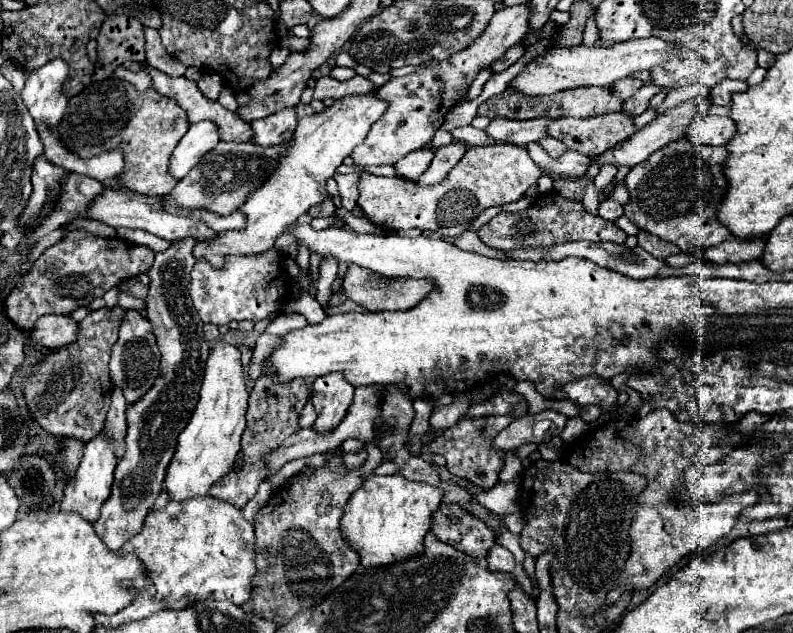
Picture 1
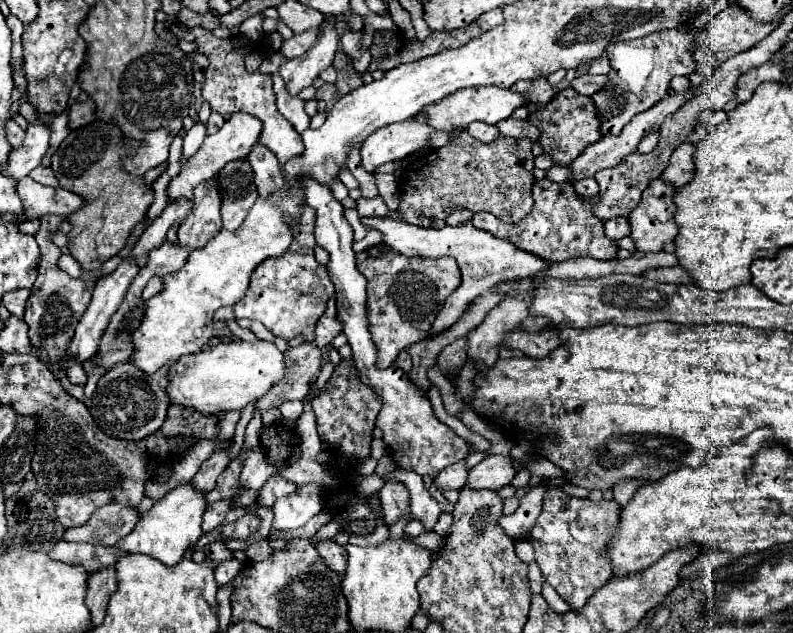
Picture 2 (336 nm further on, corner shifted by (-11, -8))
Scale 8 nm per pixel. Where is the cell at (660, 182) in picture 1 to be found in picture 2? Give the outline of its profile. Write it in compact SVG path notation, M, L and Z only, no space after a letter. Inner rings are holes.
M654 179L644 189L640 203L628 215L630 239L636 251L658 253L668 241L674 241L678 229L674 223L674 191L660 179Z

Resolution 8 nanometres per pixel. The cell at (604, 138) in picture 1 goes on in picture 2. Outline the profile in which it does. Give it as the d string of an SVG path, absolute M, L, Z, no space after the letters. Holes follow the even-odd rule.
M508 117L508 119L504 119L504 121L498 123L498 129L500 129L500 133L502 133L504 137L514 137L514 139L528 137L528 139L532 139L532 141L538 141L538 137L540 137L540 129L534 127L528 119L518 121L518 119Z

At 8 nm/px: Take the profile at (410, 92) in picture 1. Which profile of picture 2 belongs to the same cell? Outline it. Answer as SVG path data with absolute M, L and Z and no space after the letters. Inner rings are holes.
M424 117L380 127L376 129L376 133L368 135L368 139L360 147L362 167L372 173L376 167L388 161L408 157L418 149L424 149L430 133L434 131L436 129L432 129Z

